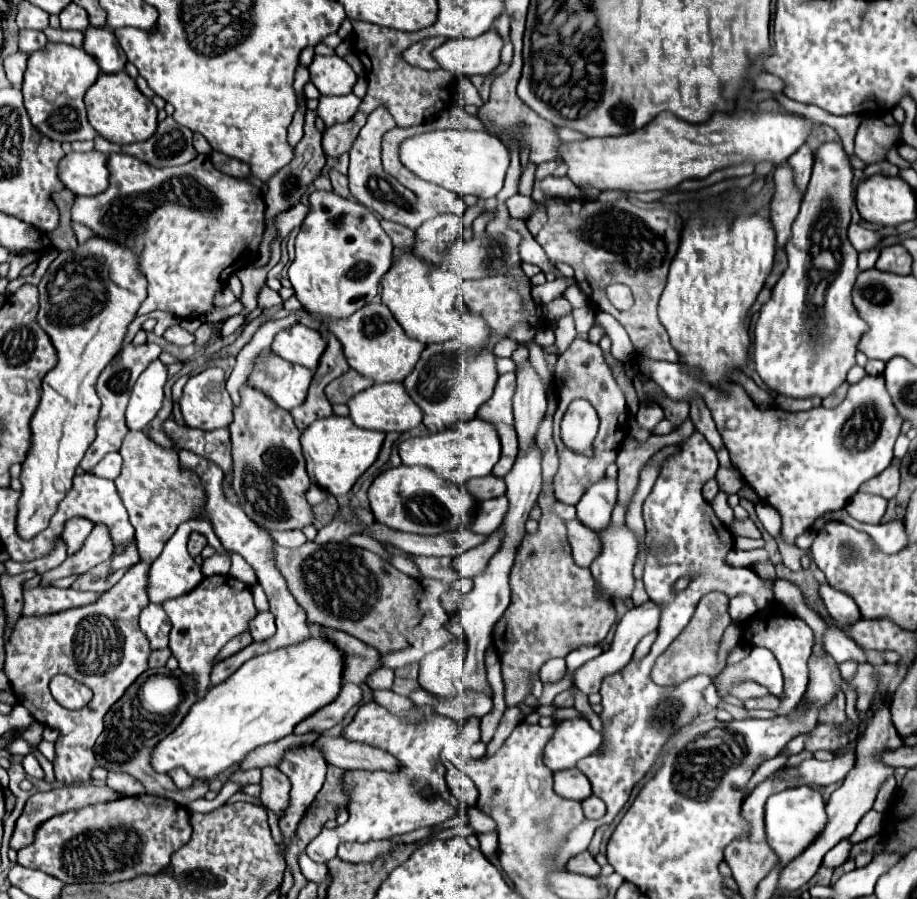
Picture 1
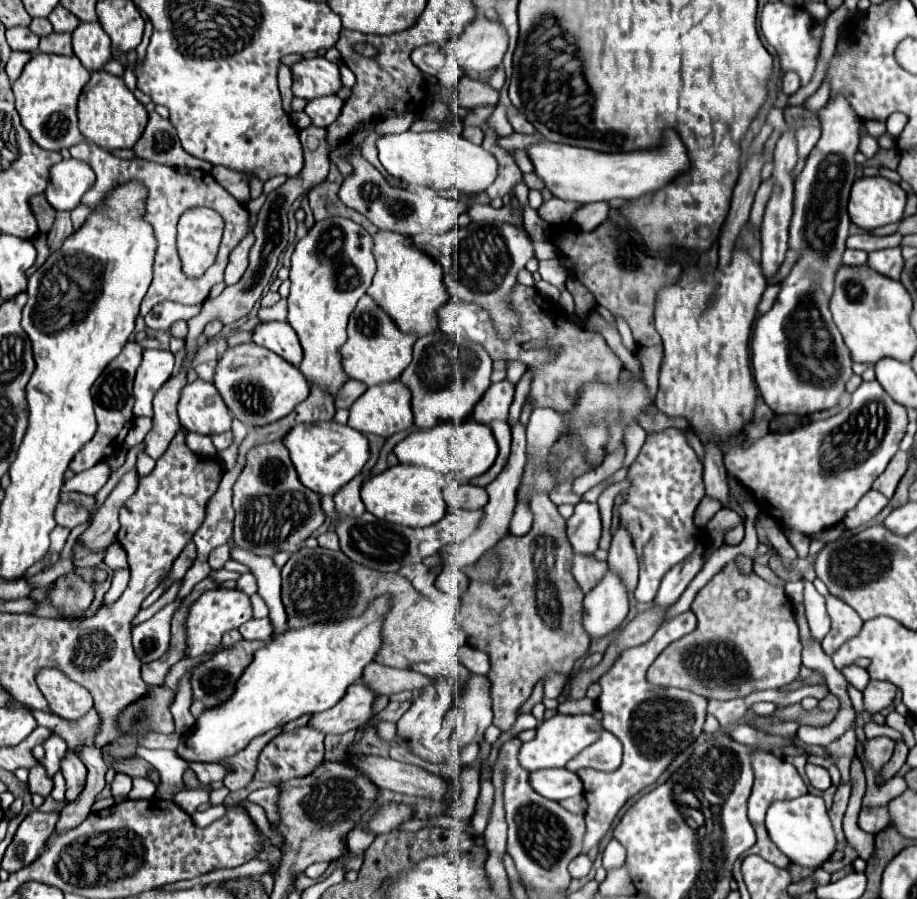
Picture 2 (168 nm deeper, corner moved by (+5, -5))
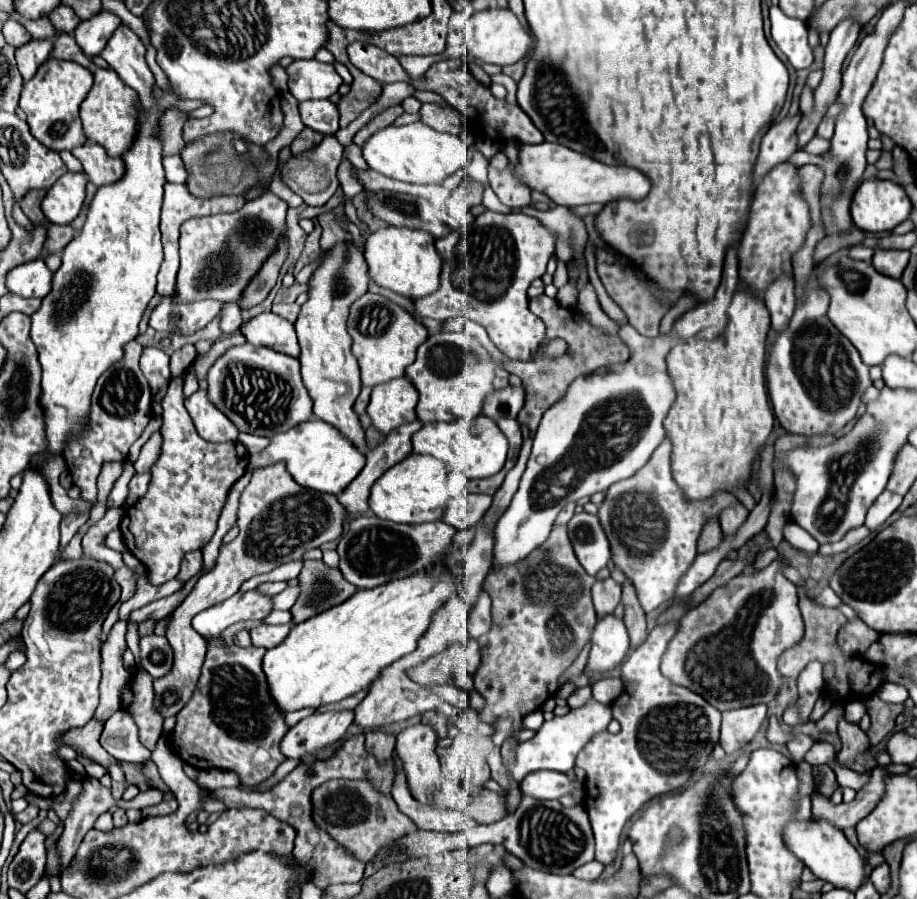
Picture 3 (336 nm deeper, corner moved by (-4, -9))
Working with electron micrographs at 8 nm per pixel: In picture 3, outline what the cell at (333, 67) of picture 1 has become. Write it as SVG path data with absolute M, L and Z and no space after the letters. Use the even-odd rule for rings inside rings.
M317 59L293 61L285 71L289 75L289 91L297 101L329 99L343 83L333 65L319 63Z

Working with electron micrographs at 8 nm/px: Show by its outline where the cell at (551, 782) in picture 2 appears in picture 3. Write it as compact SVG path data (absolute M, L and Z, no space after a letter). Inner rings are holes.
M529 773L525 781L519 783L521 793L533 799L561 799L563 795L575 795L579 801L583 801L583 783L571 781L563 773Z

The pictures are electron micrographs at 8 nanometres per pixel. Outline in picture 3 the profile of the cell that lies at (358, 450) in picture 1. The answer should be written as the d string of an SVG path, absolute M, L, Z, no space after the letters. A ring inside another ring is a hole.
M313 417L301 425L285 431L285 433L277 433L263 451L259 451L251 457L249 471L269 467L277 461L285 463L289 475L301 487L339 495L363 469L365 455L359 449L355 449L349 441L345 441L345 437L341 437L341 433L331 429L331 425Z

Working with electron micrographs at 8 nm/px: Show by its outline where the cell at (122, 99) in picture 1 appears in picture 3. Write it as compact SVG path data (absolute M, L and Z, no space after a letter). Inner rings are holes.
M95 69L93 73L95 81L91 91L81 103L81 121L83 121L83 131L89 141L99 143L109 157L119 157L123 151L129 149L135 133L137 133L137 95L133 89L123 85L119 75L113 69Z

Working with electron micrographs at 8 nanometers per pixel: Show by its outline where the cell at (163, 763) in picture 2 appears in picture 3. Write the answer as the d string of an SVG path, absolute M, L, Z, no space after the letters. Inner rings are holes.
M119 709L104 724L101 747L115 759L139 763L149 757L149 751L141 745L138 728L129 714Z

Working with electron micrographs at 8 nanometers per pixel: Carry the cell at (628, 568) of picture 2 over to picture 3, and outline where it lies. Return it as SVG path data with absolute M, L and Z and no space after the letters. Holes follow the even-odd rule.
M627 581L623 587L623 605L625 605L625 627L631 639L631 649L635 649L647 639L647 623L631 581Z

